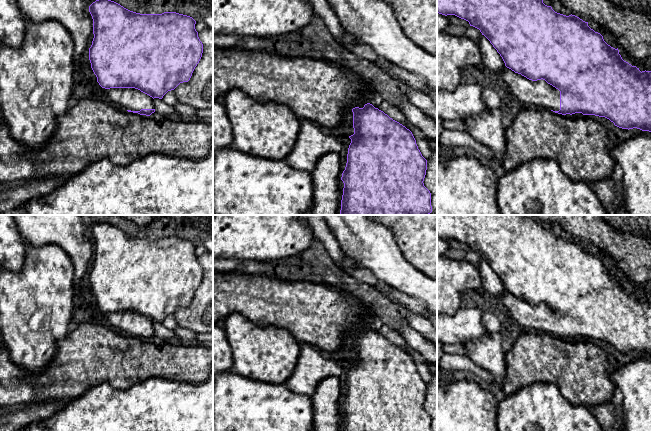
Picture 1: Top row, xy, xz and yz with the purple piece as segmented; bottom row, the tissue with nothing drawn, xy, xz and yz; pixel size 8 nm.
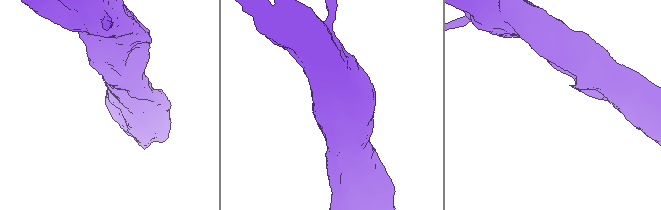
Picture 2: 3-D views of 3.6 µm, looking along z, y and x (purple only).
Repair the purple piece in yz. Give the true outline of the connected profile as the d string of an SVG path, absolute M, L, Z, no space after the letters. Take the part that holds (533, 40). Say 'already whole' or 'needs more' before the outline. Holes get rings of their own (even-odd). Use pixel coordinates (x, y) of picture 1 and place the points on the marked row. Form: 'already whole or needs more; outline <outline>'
needs more; outline M437 0L437 13L445 16L455 15L468 21L470 26L480 30L505 63L506 67L496 75L509 87L510 91L522 104L528 104L535 108L545 108L562 115L582 113L583 115L605 117L613 122L615 126L622 129L637 128L651 132L651 71L645 70L641 72L636 66L624 61L619 54L618 48L615 49L608 45L600 33L595 32L588 26L588 22L572 14L566 16L557 13L551 6L545 5L543 0Z

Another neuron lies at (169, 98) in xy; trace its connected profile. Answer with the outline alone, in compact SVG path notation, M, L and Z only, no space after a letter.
M174 90L168 91L168 92L163 96L162 100L163 100L166 104L168 104L168 105L170 105L170 106L172 106L172 107L173 107L176 103L179 102L178 99L177 99L177 97L176 97L176 94L175 94Z

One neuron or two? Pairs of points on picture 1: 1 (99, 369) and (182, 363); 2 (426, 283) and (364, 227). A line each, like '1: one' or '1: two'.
1: one
2: one

